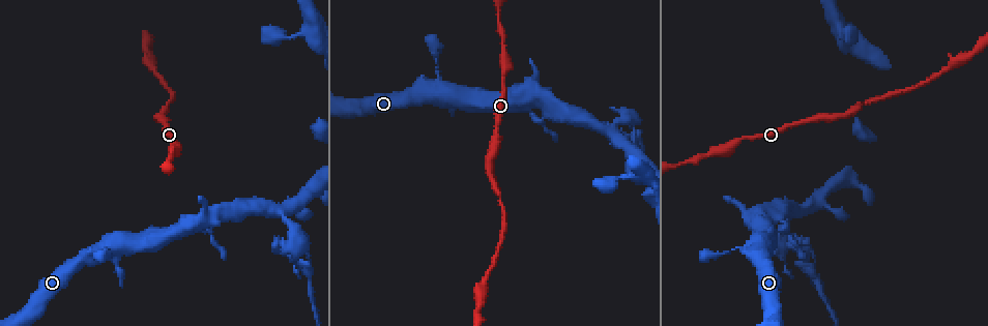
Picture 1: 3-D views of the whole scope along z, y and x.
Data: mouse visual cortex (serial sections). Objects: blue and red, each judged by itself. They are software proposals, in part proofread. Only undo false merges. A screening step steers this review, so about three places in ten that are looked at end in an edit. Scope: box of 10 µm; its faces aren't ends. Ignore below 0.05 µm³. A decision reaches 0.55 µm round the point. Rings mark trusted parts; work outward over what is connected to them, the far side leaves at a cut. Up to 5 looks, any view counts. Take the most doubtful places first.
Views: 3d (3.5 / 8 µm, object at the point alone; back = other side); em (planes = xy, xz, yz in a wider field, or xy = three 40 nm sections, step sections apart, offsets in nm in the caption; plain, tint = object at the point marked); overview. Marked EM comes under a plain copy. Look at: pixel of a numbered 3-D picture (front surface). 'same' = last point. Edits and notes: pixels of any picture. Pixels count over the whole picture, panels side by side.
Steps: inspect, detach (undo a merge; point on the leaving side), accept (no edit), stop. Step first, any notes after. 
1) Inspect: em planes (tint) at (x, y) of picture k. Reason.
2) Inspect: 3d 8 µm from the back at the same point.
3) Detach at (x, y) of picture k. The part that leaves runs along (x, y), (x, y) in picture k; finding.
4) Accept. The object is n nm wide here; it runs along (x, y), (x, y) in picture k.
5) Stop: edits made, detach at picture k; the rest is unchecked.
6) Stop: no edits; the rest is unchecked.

Inspect: 3d 3.5 µm at (749, 248) of picture 1. Abrupt turn.

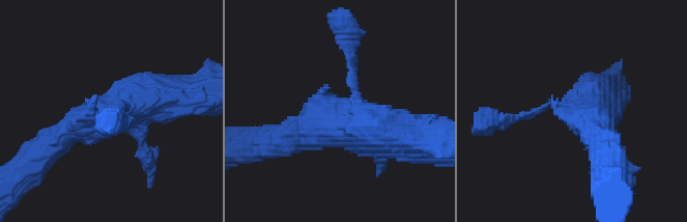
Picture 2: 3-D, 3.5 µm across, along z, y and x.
Inspect: em xy step 2 (tint) at (355, 107) of picture 2. Shape alone is not enough.

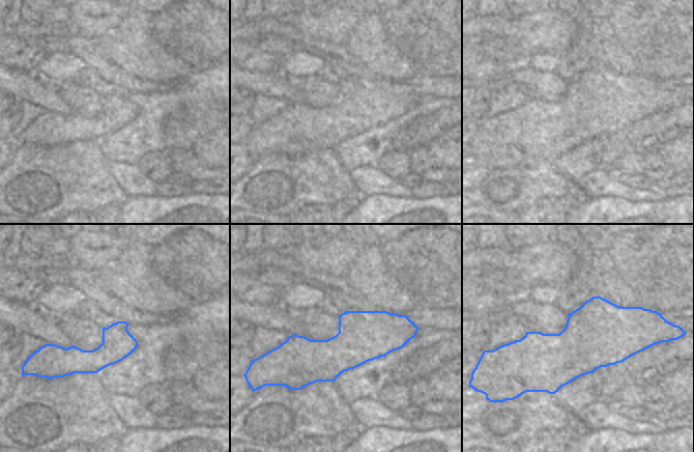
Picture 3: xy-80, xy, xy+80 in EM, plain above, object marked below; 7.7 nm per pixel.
Accept. It runs along (60, 137), (137, 99), (184, 95) in picture 2; one cell here.

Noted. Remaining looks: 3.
Inspect: 3d 8 µm at (280, 210) of picture 1. Branch point.

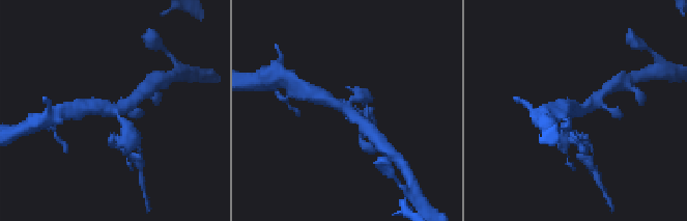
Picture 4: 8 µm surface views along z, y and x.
Inspect: em xy step 1 (tint) at the same point. 3 arms meet here; the arms are 250, 400, 450 nm wide; need the tissue.

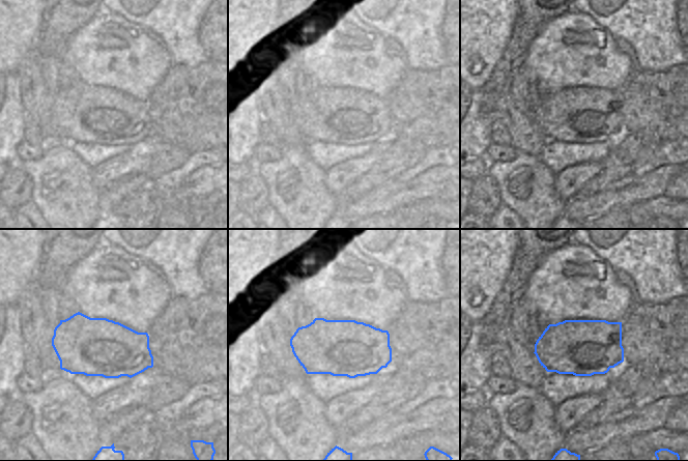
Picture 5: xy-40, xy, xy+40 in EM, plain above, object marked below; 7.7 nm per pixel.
Accept. The object is 440 nm wide here; it runs along (317, 97), (345, 108), (366, 127) in picture 4; continuous, no second cell.

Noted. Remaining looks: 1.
Stop: no edits; the rest is unchecked.

